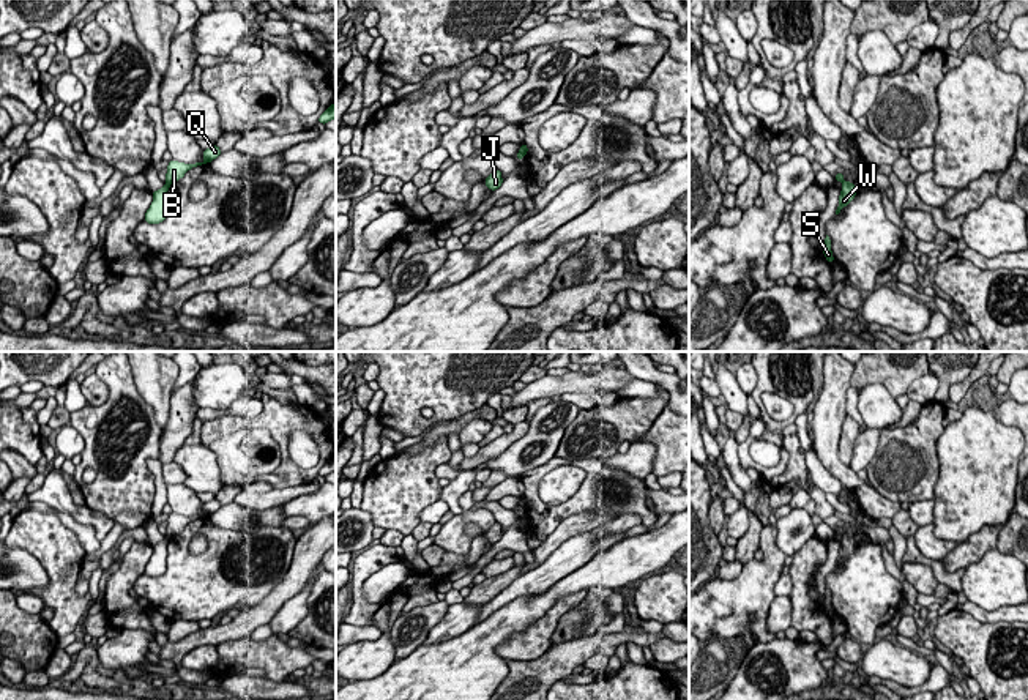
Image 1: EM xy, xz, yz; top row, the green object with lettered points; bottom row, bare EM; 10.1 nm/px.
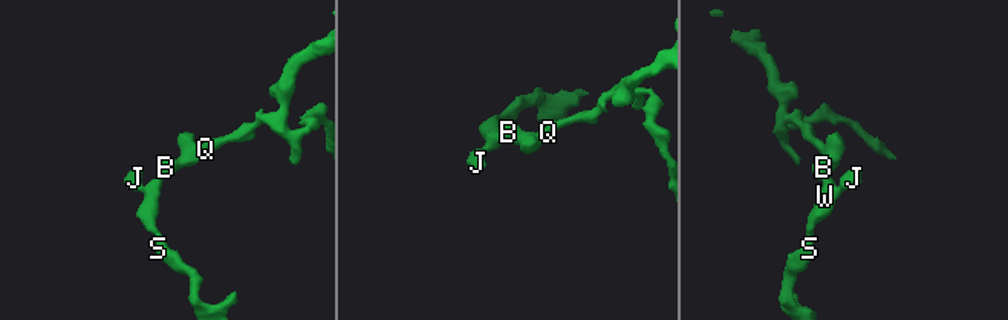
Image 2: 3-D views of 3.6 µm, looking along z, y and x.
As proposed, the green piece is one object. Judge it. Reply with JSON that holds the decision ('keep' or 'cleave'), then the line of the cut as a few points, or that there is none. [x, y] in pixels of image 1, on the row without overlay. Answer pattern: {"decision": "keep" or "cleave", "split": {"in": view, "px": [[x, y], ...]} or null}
{"decision": "cleave", "split": {"in": "xy", "px": [[166, 533], [171, 536]]}}

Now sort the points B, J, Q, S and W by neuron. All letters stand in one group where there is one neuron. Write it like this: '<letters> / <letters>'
B Q / J S W

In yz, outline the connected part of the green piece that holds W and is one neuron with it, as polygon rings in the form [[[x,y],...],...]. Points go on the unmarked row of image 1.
[[[842,534],[842,544],[840,544],[840,549],[839,549],[839,560],[836,563],[836,568],[834,569],[839,569],[840,568],[840,563],[844,560],[847,560],[856,549],[856,541],[853,536],[850,534]]]

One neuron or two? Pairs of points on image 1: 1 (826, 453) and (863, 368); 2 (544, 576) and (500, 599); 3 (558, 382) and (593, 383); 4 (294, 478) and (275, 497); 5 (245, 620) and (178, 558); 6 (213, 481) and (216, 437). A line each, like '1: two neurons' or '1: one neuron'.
1: two neurons
2: one neuron
3: one neuron
4: two neurons
5: two neurons
6: two neurons

